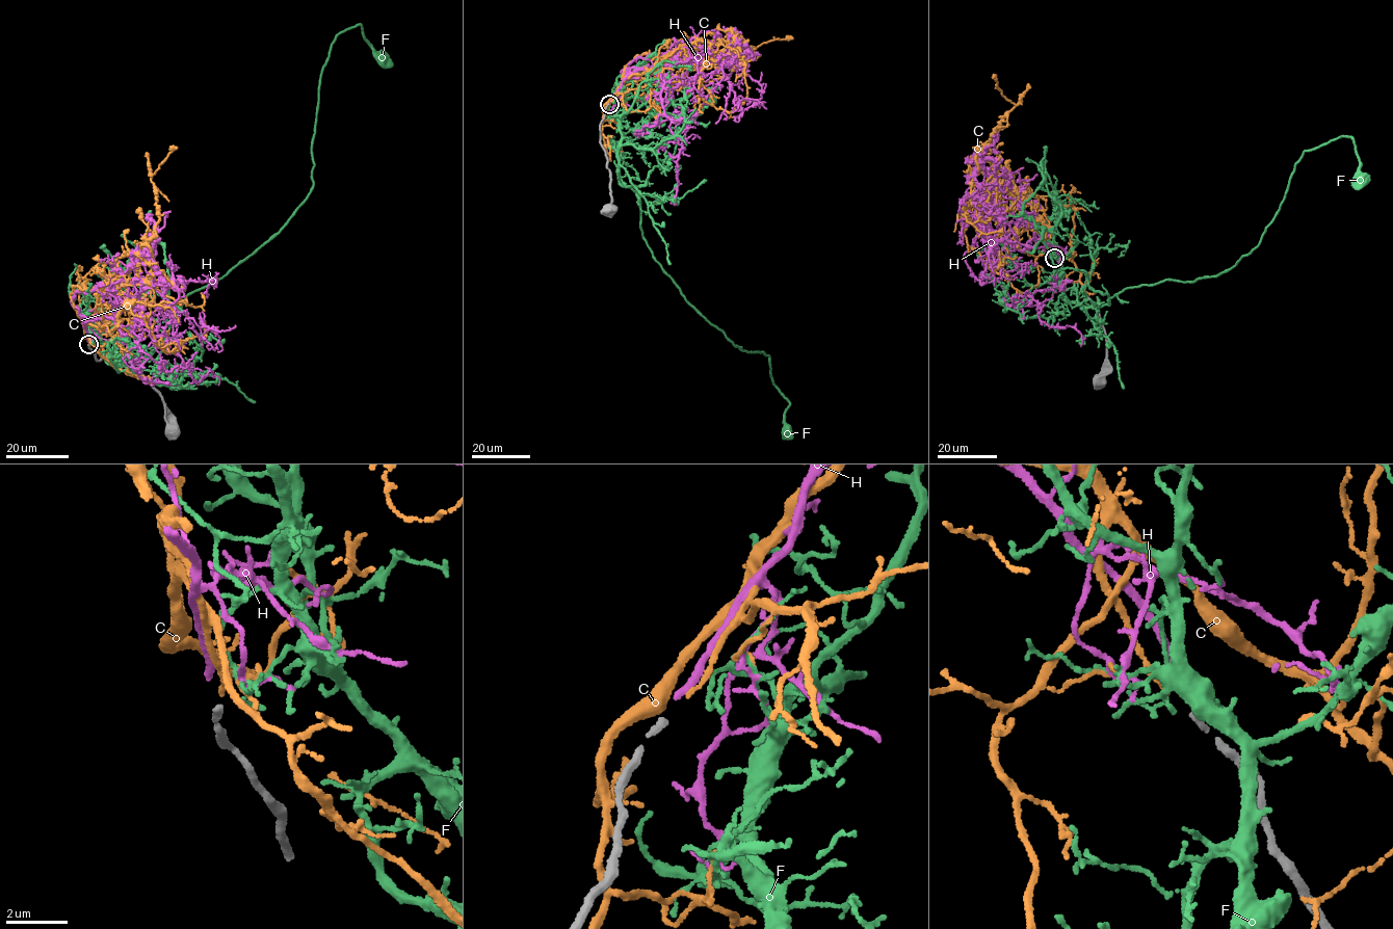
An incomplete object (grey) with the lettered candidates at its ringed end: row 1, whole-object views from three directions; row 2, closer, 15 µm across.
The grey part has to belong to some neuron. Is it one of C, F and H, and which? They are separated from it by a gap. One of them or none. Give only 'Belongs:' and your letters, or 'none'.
Belongs: C

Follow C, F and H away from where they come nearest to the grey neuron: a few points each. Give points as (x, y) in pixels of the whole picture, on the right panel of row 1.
C: (1052, 256), (1046, 237), (1030, 228), (994, 166), (974, 158), (982, 149), (996, 152), (1019, 197), (984, 223)
F: (1052, 256), (1070, 300), (1100, 308), (1131, 287), (1233, 267), (1306, 150), (1351, 137), (1359, 180)
H: (1053, 254), (1012, 221), (993, 239), (994, 275), (1012, 306), (1030, 296), (1041, 320), (1074, 326), (1081, 346)

